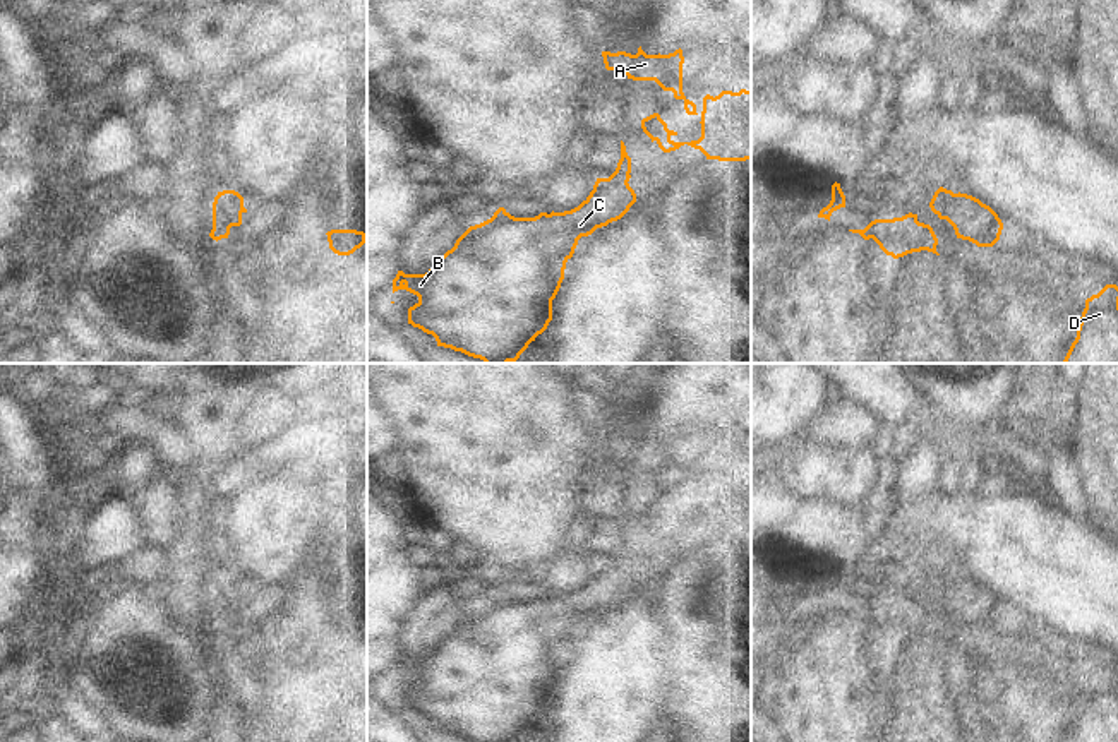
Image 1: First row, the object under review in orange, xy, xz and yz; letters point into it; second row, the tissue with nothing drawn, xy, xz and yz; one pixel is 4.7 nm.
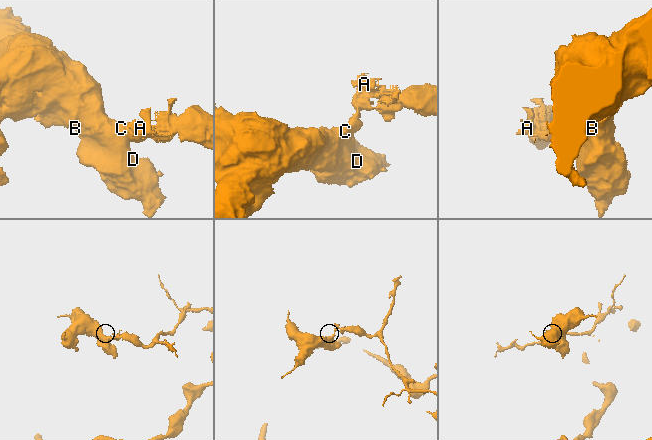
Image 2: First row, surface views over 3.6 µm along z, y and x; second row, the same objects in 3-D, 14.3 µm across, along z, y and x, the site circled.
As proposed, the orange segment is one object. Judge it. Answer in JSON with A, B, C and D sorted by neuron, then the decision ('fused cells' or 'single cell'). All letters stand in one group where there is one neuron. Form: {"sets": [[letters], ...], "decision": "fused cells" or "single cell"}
{"sets": [["A", "B", "C", "D"]], "decision": "single cell"}

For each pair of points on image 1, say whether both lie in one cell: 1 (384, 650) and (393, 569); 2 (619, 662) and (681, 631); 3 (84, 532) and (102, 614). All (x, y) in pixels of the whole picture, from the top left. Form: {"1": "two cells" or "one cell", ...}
{"1": "one cell", "2": "two cells", "3": "two cells"}

